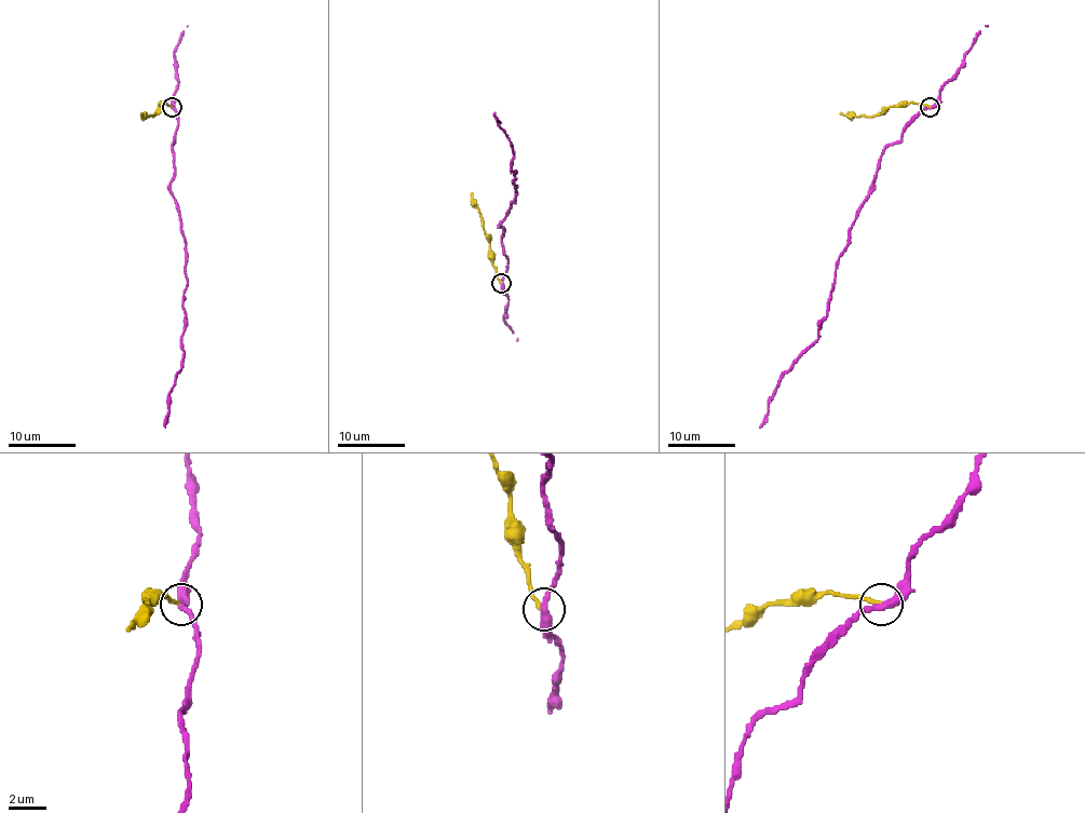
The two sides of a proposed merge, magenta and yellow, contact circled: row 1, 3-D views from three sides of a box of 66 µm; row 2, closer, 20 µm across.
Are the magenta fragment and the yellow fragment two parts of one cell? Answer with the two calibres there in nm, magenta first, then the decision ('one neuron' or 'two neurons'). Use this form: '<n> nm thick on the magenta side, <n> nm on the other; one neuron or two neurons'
400 nm thick on the magenta side, 240 nm on the other; two neurons

